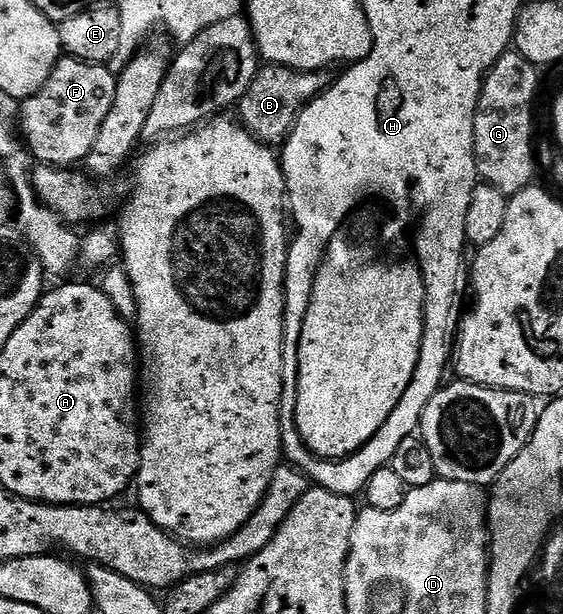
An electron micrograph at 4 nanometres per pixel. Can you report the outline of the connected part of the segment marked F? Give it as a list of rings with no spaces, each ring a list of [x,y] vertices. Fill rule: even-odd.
[[[69,56],[59,58],[44,88],[40,88],[36,96],[25,99],[18,111],[16,126],[29,157],[33,161],[35,158],[35,163],[59,168],[74,168],[77,162],[78,165],[85,163],[92,144],[96,144],[96,132],[100,132],[100,124],[104,116],[108,116],[117,83],[109,65],[82,62]]]

